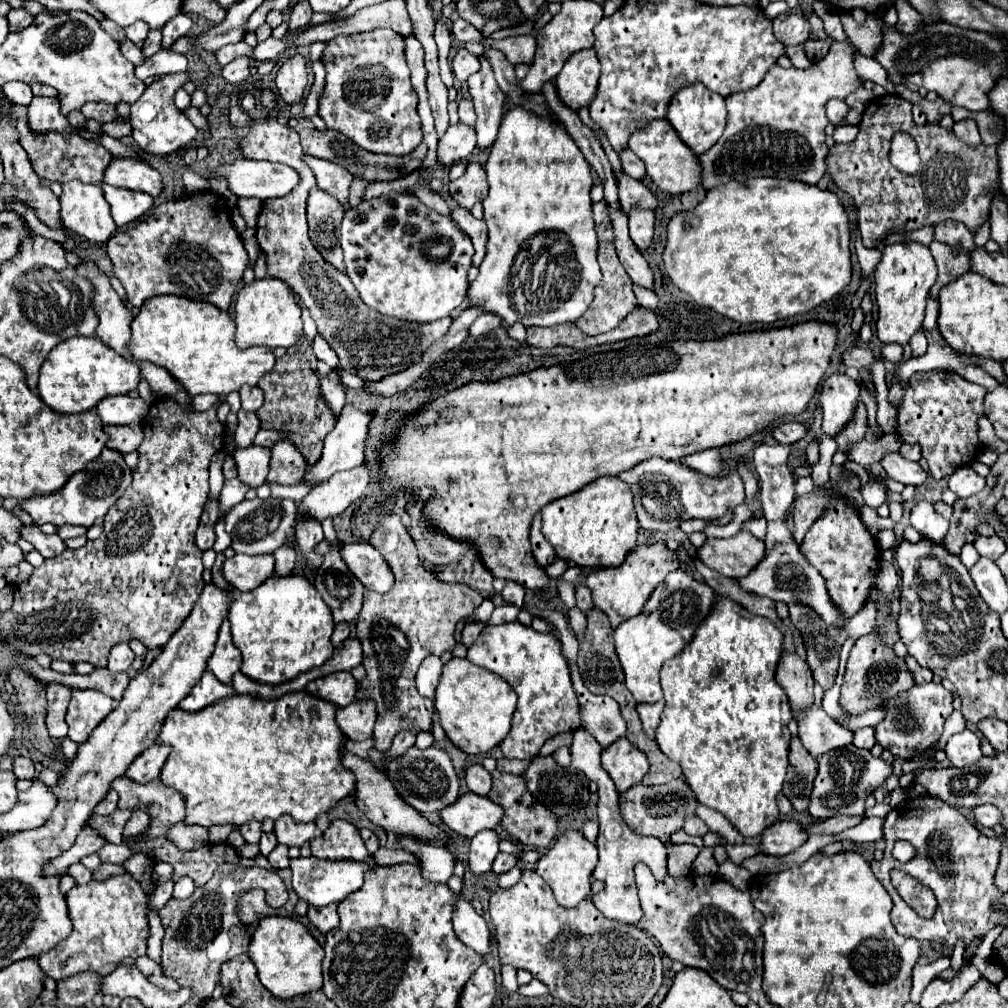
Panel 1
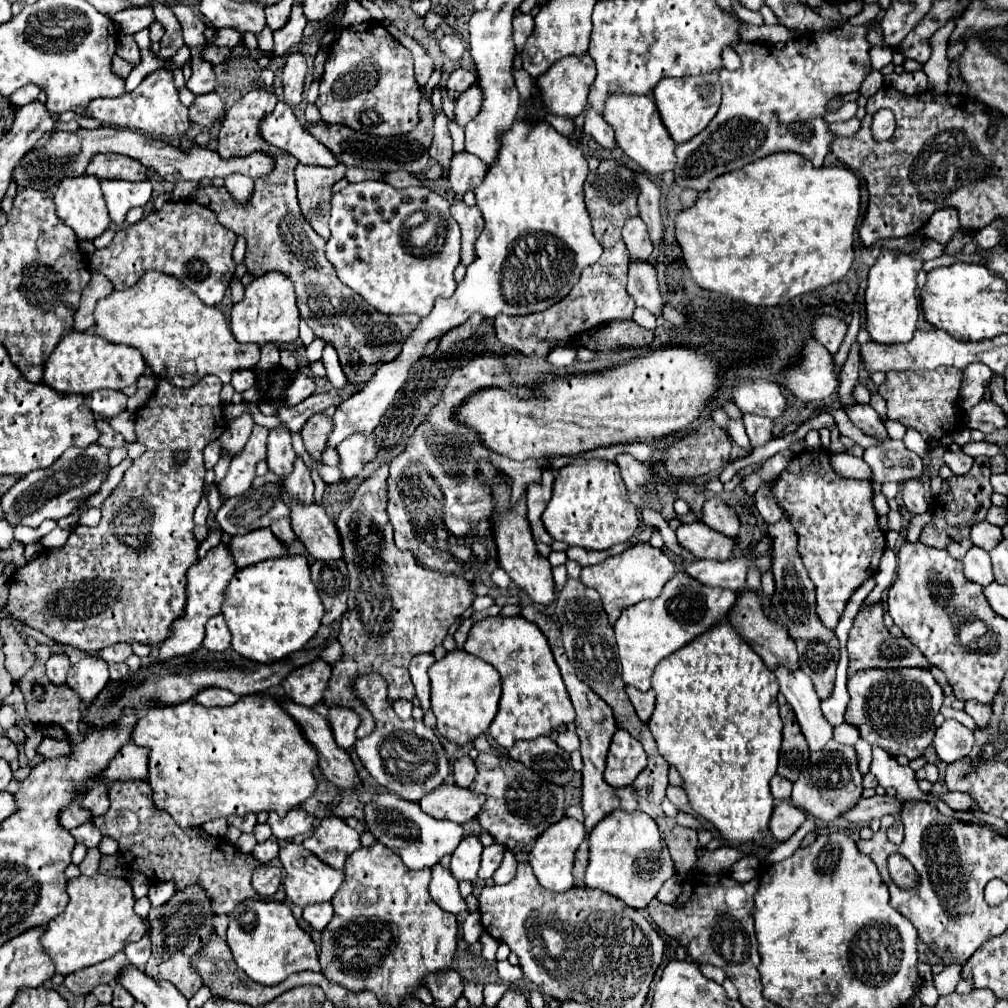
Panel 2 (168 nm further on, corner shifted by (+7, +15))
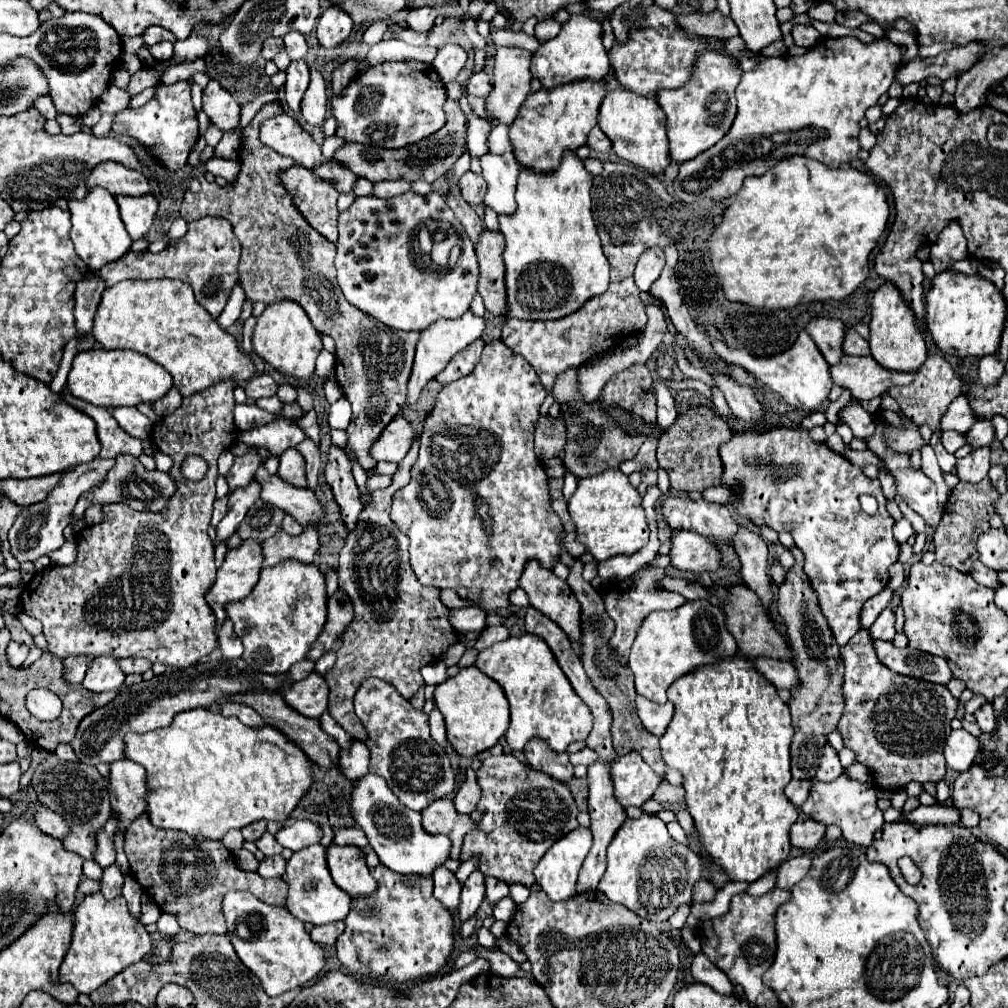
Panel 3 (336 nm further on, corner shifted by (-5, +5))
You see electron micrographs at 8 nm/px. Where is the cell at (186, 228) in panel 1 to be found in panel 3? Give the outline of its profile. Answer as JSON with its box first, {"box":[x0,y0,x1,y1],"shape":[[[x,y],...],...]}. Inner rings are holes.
{"box":[100,217,242,319],"shape":[[[202,217],[198,221],[188,223],[188,233],[178,241],[176,247],[166,247],[158,255],[150,251],[130,251],[128,255],[124,255],[124,259],[102,267],[100,275],[106,281],[106,287],[112,287],[124,279],[180,279],[192,287],[196,301],[216,319],[222,313],[232,287],[238,283],[240,249],[242,247],[236,235],[232,233],[232,225],[226,219]]]}

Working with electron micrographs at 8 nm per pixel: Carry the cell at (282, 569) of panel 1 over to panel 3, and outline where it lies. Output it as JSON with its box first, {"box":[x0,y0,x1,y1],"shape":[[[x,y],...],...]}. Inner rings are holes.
{"box":[282,515,302,535],"shape":[[[284,515],[284,521],[282,521],[282,529],[288,533],[288,535],[300,535],[302,531],[302,525],[292,517],[292,515]]]}

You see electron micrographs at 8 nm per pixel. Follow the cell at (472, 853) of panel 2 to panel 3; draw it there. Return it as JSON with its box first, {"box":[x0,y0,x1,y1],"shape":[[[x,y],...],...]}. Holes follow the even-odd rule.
{"box":[458,871,484,921],"shape":[[[474,871],[468,881],[462,887],[462,895],[460,895],[460,905],[458,905],[458,917],[460,921],[468,921],[476,915],[480,903],[484,899],[484,875],[480,875],[480,871]]]}

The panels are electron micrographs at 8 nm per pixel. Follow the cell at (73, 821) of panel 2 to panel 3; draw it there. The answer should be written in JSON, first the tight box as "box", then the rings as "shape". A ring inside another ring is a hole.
{"box":[34,807,68,839],"shape":[[[44,807],[34,811],[34,823],[42,833],[46,833],[54,839],[62,839],[68,833],[68,825],[64,823],[64,819],[60,819],[60,815],[56,815],[48,809],[44,811]]]}

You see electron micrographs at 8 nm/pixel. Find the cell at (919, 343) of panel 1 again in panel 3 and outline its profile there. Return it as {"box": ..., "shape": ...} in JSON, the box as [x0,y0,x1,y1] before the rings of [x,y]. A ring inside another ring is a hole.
{"box":[830,355,914,401],"shape":[[[842,355],[836,365],[830,365],[830,375],[834,385],[848,389],[858,401],[874,399],[886,393],[890,387],[908,385],[914,379],[914,375],[896,375],[896,371],[884,371],[882,367],[876,367],[874,359],[856,355]]]}

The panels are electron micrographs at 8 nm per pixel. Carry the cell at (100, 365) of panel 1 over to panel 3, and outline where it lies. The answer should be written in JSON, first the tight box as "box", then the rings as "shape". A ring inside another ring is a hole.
{"box":[66,349,172,409],"shape":[[[90,349],[90,351],[80,351],[74,357],[66,387],[78,399],[84,399],[92,405],[114,409],[122,405],[154,403],[162,399],[172,387],[172,375],[166,369],[162,369],[158,363],[136,351]]]}

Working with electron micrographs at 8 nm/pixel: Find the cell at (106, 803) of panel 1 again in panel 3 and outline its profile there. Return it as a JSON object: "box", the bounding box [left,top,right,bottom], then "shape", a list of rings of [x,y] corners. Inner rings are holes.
{"box":[94,817,116,869],"shape":[[[112,817],[108,823],[102,827],[100,835],[96,837],[96,851],[94,851],[94,861],[100,863],[102,869],[110,867],[116,859],[116,849],[114,849],[114,835],[116,835],[116,823],[112,823]]]}

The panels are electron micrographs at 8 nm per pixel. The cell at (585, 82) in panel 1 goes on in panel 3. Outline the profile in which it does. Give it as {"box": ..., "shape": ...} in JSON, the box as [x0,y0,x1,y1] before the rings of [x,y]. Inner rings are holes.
{"box":[510,83,606,173],"shape":[[[572,83],[572,87],[556,87],[556,91],[530,93],[516,121],[510,125],[512,151],[520,167],[534,173],[552,173],[558,169],[560,159],[566,151],[576,151],[586,145],[588,131],[596,125],[596,111],[600,99],[606,95],[604,83]]]}

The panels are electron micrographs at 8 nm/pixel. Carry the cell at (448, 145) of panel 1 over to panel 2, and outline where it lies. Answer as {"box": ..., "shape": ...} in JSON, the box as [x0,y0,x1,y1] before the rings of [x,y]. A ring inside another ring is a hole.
{"box":[452,85,480,127],"shape":[[[472,85],[472,89],[468,89],[466,93],[462,93],[458,97],[452,121],[460,127],[466,127],[466,123],[472,121],[472,117],[476,117],[478,111],[480,111],[480,89],[476,89],[476,85]]]}

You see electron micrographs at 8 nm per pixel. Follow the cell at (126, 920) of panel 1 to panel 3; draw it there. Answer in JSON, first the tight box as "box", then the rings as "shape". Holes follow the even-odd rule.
{"box":[60,893,152,995],"shape":[[[102,893],[86,895],[76,905],[72,945],[60,965],[60,983],[72,983],[80,993],[90,995],[108,979],[124,971],[128,965],[148,957],[150,951],[152,939],[146,933],[144,925],[128,913],[124,897],[108,901]]]}

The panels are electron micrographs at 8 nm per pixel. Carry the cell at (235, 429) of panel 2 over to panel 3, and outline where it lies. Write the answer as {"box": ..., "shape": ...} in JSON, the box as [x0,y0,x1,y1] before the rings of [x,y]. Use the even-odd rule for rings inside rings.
{"box":[226,453,262,491],"shape":[[[246,453],[244,457],[234,459],[232,469],[226,473],[226,481],[228,481],[230,491],[240,489],[240,487],[246,487],[252,481],[252,471],[258,465],[262,465],[262,459],[256,453]]]}

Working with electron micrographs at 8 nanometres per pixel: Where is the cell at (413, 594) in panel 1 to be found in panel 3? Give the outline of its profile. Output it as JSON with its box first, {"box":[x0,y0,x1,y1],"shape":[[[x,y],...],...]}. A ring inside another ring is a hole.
{"box":[324,445,460,741],"shape":[[[414,445],[408,451],[408,455],[400,461],[400,467],[394,475],[392,485],[382,491],[372,493],[370,507],[364,507],[364,511],[360,515],[360,523],[356,525],[356,531],[352,531],[348,535],[346,545],[340,551],[338,587],[350,597],[350,601],[354,605],[354,619],[342,633],[342,637],[340,637],[342,647],[338,649],[338,661],[324,675],[324,679],[330,687],[330,703],[328,703],[330,715],[344,727],[344,731],[348,731],[358,741],[366,739],[364,729],[354,715],[354,703],[352,703],[360,683],[368,677],[378,677],[378,679],[392,683],[398,689],[398,693],[404,695],[404,699],[410,699],[424,685],[420,667],[424,667],[424,663],[428,663],[432,659],[442,659],[444,653],[448,651],[448,647],[458,643],[458,635],[460,635],[458,631],[452,631],[452,625],[448,623],[448,607],[440,601],[440,597],[438,597],[440,591],[436,587],[424,587],[416,579],[416,575],[408,563],[408,537],[404,533],[400,533],[400,529],[388,517],[392,497],[400,487],[404,487],[410,481],[410,469],[416,463],[416,459],[418,459],[418,445]]]}

